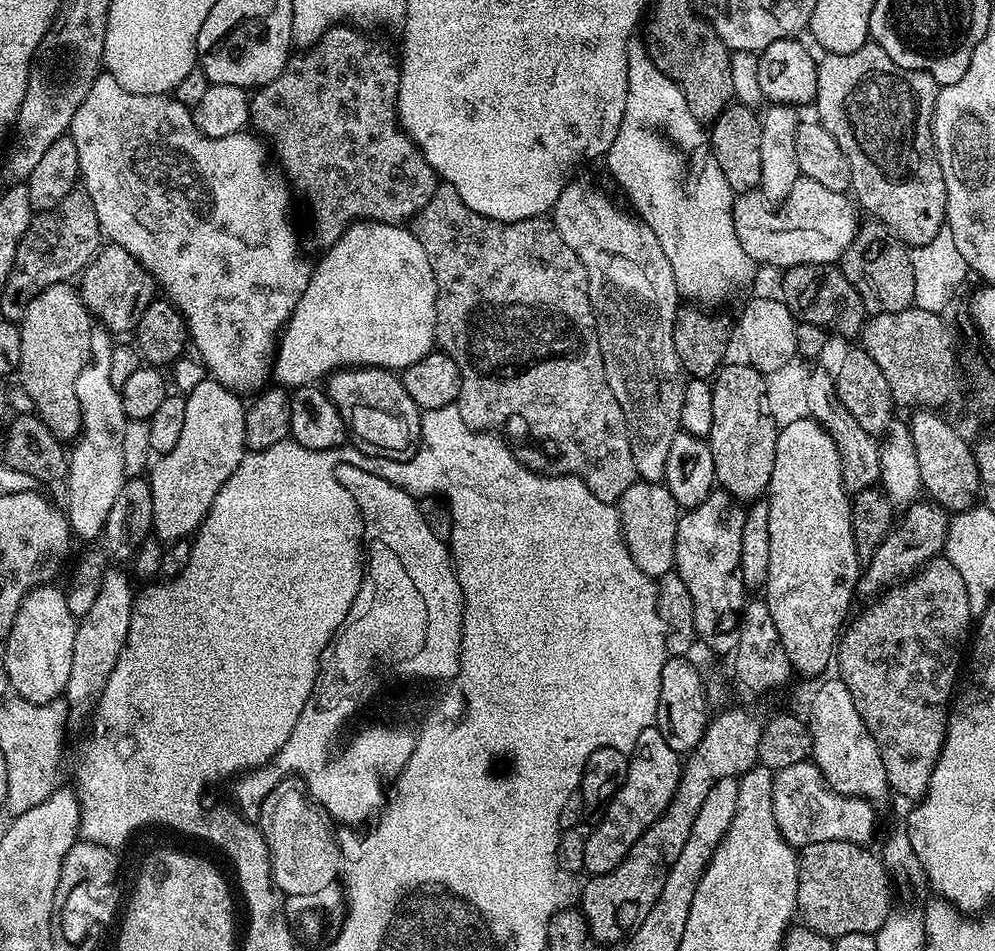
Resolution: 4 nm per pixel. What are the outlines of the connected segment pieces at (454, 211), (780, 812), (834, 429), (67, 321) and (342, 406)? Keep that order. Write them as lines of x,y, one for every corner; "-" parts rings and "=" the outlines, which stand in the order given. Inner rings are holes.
441,183
434,190
434,194
430,198
430,202
426,202
426,206
421,212
414,217
410,224
410,231
414,237
415,243
420,245
420,251
423,259
434,270
434,278
436,279
436,344
439,351
444,352
450,358
454,358
454,366
458,366
458,374
460,375
460,397
456,400
456,409
462,414
462,422
466,422
466,426
470,426
475,432
491,432
493,434
502,434
513,454
526,465
532,472
539,472
546,476
577,476
582,482
586,482
586,486
590,486
590,490
594,494
594,498
602,498
602,502
607,504
616,504
620,495
629,488
631,484
637,483
636,467
634,466
634,454
630,450
630,438
628,437
628,423
622,414
622,406
618,406
618,398
614,398
614,390
610,390
610,386
606,382
606,370
602,362
602,350
600,349
600,339
596,333
596,312
592,308
590,302
590,294
588,293
588,275
582,266
582,262
578,258
578,254
574,254
574,250
570,250
570,246
566,246
566,242
562,242
562,234
558,234
556,225
551,219
544,216
535,216
534,218
526,218
525,220
495,220
494,218
486,218
482,214
478,214
474,210
470,210
470,206
466,206
466,202
462,202
462,198
458,198
458,190
454,190
448,183
=
811,759
786,766
772,777
774,822
778,822
784,841
797,850
814,842
835,840
867,845
876,832
876,812
872,808
871,800
834,791
=
813,371
805,386
805,398
809,403
808,416
820,423
830,434
830,438
834,438
845,490
855,494
867,488
877,487
880,484
880,450
877,441
858,426
857,419
842,404
833,373
=
60,282
42,290
28,304
19,325
22,355
16,371
18,384
32,398
35,413
47,428
62,442
73,441
81,428
77,378
89,358
93,317
81,302
79,291
71,283
=
386,368
340,369
327,379
326,391
348,425
349,437
363,455
408,460
416,453
422,413
406,393
403,379
397,373

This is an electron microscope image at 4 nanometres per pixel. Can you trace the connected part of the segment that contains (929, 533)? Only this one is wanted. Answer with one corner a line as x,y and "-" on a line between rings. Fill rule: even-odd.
917,502
907,505
903,509
904,517
899,517
898,523
888,533
888,537
882,542
882,546
878,546
878,550
872,556
871,560
867,561
866,567
861,571
860,581
856,584
857,593
876,592
872,594
880,594
889,586
895,586
902,580
908,579
910,576
915,576
925,564
931,560
937,559
944,551
944,540
948,537
948,525
950,523
949,513
945,512
939,504
931,502

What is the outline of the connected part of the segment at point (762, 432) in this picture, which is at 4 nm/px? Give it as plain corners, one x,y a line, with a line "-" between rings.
747,362
725,363
717,371
712,384
714,418
707,442
714,454
716,484
729,492
738,502
755,502
768,491
770,474
774,474
774,446
776,445
777,424
770,414
767,402
767,382
765,375

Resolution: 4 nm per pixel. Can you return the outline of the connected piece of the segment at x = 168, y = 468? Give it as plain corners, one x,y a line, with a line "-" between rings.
213,378
202,381
200,385
193,388
192,392
184,396
186,419
182,425
182,435
179,436
174,450
163,453
151,465
152,476
147,477
153,503
152,532
155,538
157,536
158,539
164,540
163,542
188,540
206,518
206,514
210,510
218,490
222,490
226,478
230,478
230,474
234,474
234,470
238,470
238,462
242,462
242,458
246,455
244,446
246,404
245,401
240,400
243,399
237,393
222,386

